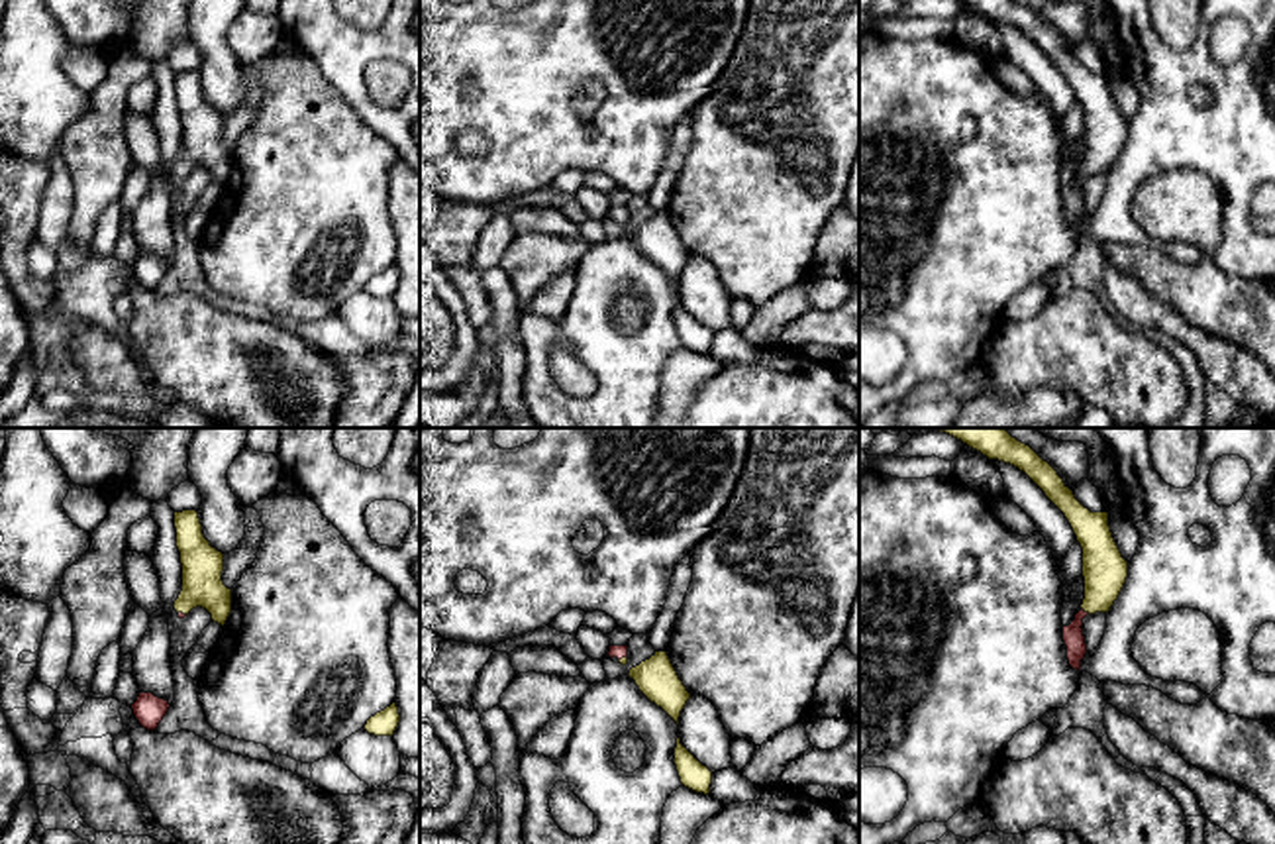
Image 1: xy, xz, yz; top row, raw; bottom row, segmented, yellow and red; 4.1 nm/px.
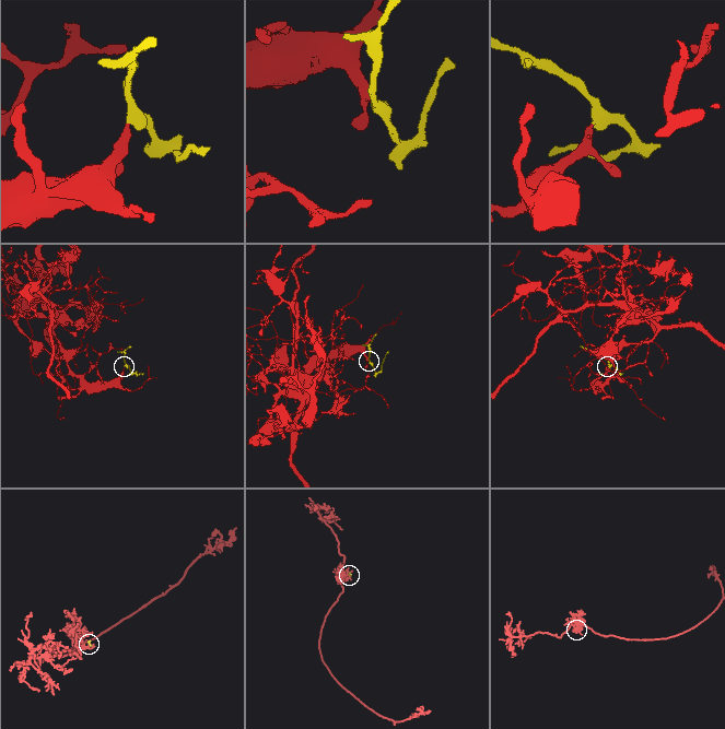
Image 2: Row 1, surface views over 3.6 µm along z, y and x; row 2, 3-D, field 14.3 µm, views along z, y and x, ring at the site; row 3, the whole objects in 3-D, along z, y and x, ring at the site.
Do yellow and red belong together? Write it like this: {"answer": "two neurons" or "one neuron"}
{"answer": "one neuron"}

